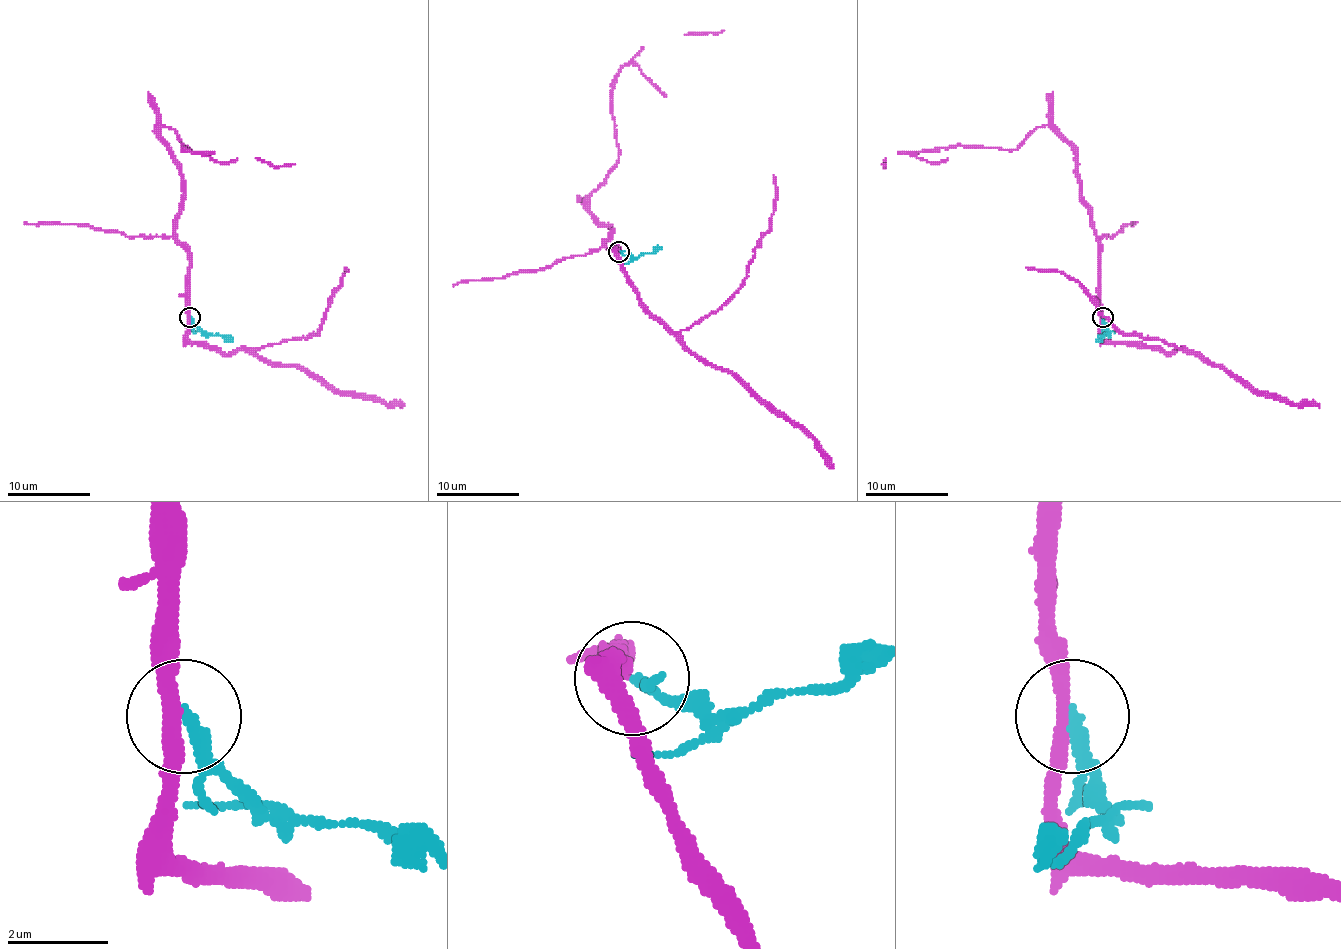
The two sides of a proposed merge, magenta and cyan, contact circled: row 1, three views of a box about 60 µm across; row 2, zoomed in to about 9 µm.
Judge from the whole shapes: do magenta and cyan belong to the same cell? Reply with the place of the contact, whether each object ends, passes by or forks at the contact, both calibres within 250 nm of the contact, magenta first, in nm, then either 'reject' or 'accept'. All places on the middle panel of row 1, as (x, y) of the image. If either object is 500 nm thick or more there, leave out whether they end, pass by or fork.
(619, 252) | magenta passes by | cyan ends | 320/240 nm | reject

